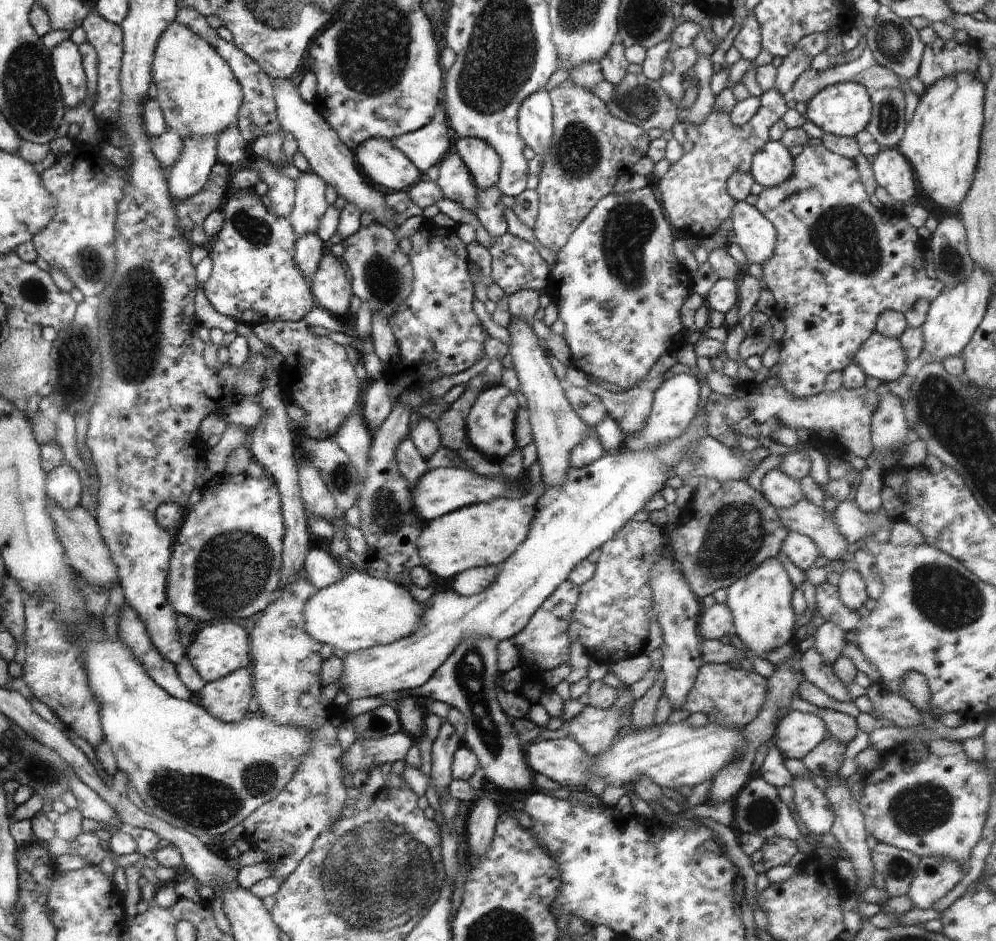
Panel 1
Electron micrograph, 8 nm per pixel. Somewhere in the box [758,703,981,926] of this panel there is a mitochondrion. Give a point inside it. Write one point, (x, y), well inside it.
(917, 809)

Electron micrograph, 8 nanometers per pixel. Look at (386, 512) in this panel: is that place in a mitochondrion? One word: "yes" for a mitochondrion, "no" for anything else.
yes

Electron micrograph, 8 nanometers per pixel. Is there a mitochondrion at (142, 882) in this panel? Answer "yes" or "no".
no

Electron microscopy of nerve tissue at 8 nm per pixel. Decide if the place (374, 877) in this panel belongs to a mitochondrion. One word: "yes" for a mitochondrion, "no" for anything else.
yes

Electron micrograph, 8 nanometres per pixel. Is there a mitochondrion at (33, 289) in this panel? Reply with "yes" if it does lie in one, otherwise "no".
yes

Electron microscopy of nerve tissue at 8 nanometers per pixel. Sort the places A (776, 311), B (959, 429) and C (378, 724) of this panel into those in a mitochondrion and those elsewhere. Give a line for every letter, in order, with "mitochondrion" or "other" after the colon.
A: other
B: mitochondrion
C: other

